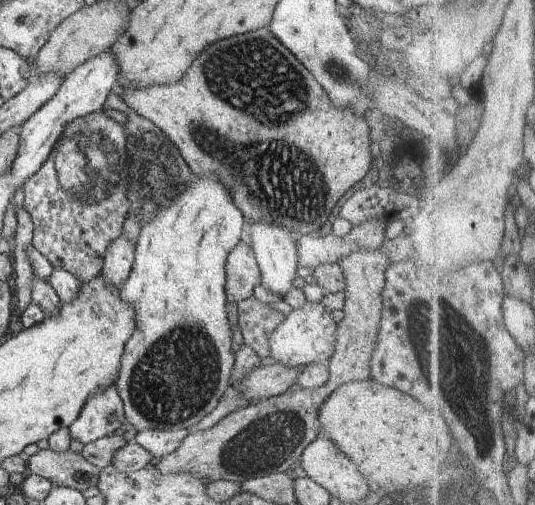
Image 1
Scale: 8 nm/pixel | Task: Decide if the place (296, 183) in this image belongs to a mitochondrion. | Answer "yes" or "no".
yes

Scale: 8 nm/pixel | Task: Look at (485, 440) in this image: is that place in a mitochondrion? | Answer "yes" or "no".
no

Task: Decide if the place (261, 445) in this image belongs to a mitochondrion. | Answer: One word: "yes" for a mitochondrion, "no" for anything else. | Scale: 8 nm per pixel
yes

